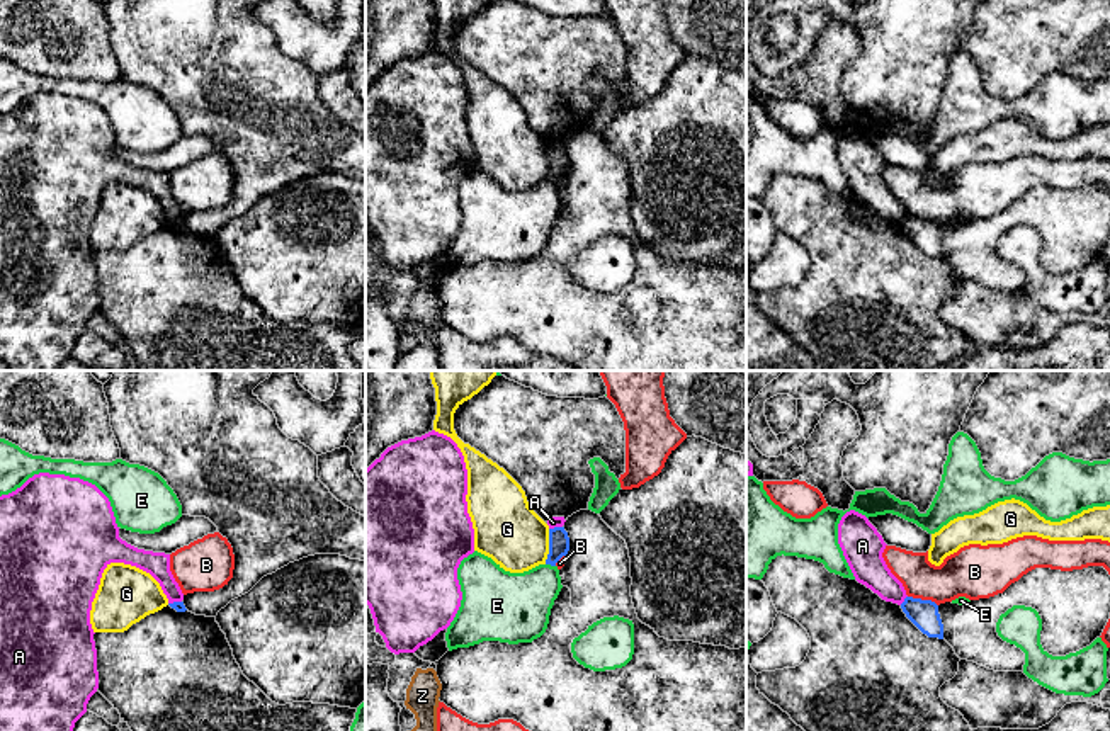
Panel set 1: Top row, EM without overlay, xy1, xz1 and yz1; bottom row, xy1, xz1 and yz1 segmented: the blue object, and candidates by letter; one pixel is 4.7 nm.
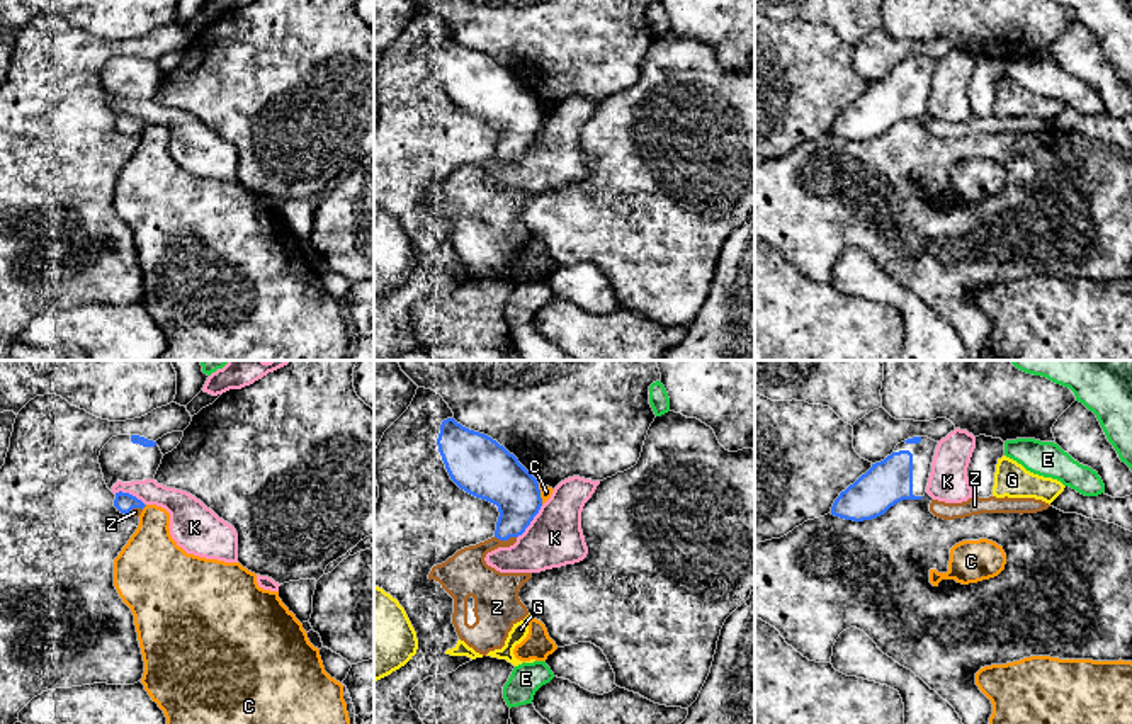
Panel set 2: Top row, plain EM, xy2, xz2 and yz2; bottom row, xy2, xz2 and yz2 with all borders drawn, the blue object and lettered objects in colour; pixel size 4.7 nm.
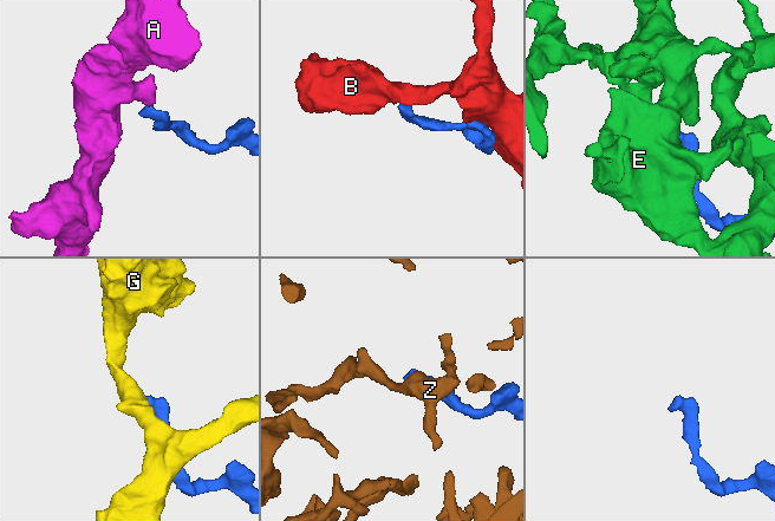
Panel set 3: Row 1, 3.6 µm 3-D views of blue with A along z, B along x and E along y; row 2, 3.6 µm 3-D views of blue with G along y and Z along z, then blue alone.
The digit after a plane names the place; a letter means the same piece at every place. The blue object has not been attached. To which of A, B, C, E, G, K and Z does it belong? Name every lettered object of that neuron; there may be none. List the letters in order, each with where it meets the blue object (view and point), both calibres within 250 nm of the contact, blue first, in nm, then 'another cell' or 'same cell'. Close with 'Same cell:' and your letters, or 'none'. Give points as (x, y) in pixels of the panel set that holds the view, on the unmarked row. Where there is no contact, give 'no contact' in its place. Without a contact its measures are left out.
A: yz1 (905, 220) | 140/160 nm | another cell
B: yz1 (923, 220) | 140/220 nm | another cell
C: xz2 (539, 113) | 260/60 nm | another cell
E: xz1 (551, 184) | 100/320 nm | another cell
G: xz1 (549, 165) | 100/300 nm | another cell
K: xz2 (531, 140) | 240/260 nm | another cell
Z: xz2 (505, 158) | 220/220 nm | same cell
Same cell: Z

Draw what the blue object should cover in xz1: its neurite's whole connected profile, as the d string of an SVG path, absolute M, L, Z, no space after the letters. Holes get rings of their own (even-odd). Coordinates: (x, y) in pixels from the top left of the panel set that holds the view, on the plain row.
M564 146L549 148L549 173L546 184L556 185L556 182L569 170L569 156Z

